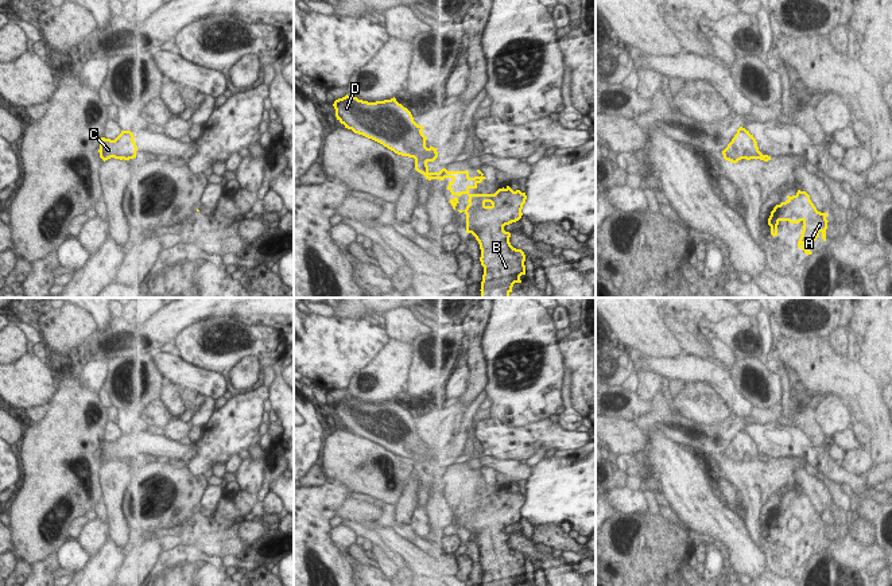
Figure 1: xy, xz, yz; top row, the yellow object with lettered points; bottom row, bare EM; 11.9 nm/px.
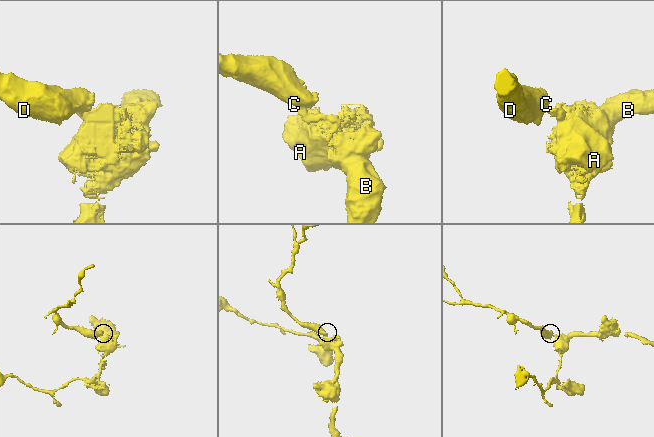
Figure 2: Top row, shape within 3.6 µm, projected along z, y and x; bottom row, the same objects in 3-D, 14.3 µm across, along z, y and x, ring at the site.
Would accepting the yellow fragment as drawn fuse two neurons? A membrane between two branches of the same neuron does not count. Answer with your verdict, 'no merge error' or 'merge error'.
merge error

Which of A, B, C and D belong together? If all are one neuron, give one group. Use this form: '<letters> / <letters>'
A B / C D

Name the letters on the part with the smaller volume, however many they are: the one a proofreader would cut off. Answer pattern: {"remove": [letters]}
{"remove": ["C", "D"]}

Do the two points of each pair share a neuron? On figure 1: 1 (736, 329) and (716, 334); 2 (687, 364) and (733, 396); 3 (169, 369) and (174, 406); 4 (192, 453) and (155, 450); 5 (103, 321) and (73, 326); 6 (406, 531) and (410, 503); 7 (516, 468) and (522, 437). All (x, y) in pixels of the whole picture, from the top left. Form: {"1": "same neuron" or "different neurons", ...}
{"1": "same neuron", "2": "same neuron", "3": "different neurons", "4": "same neuron", "5": "different neurons", "6": "different neurons", "7": "different neurons"}

